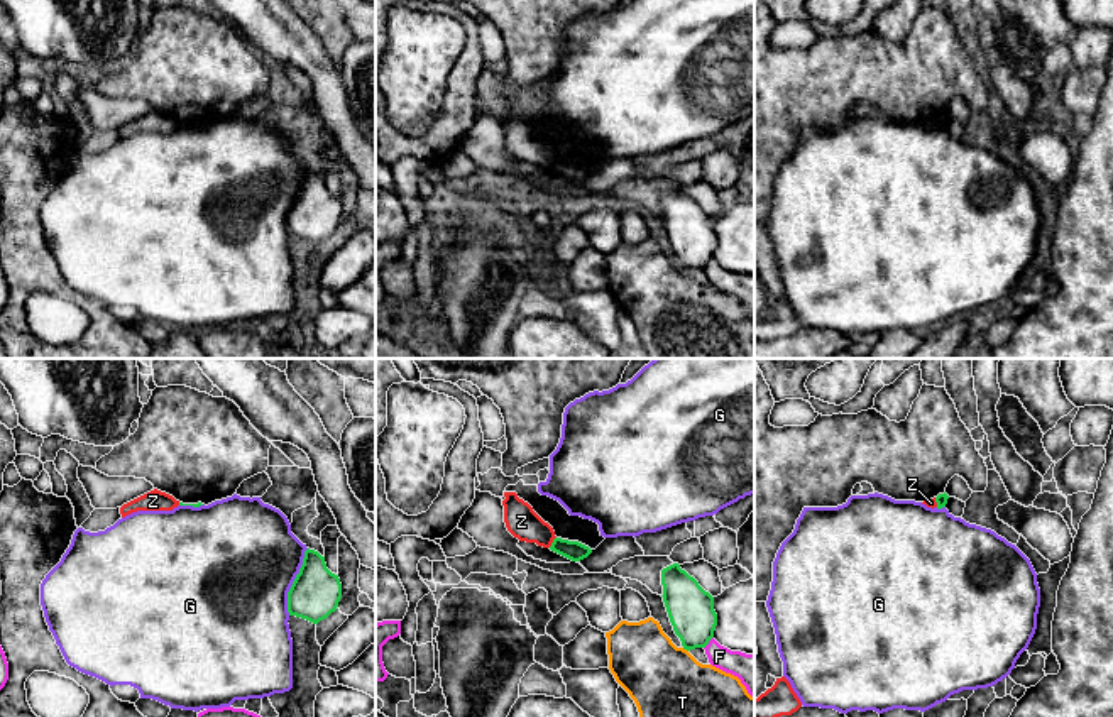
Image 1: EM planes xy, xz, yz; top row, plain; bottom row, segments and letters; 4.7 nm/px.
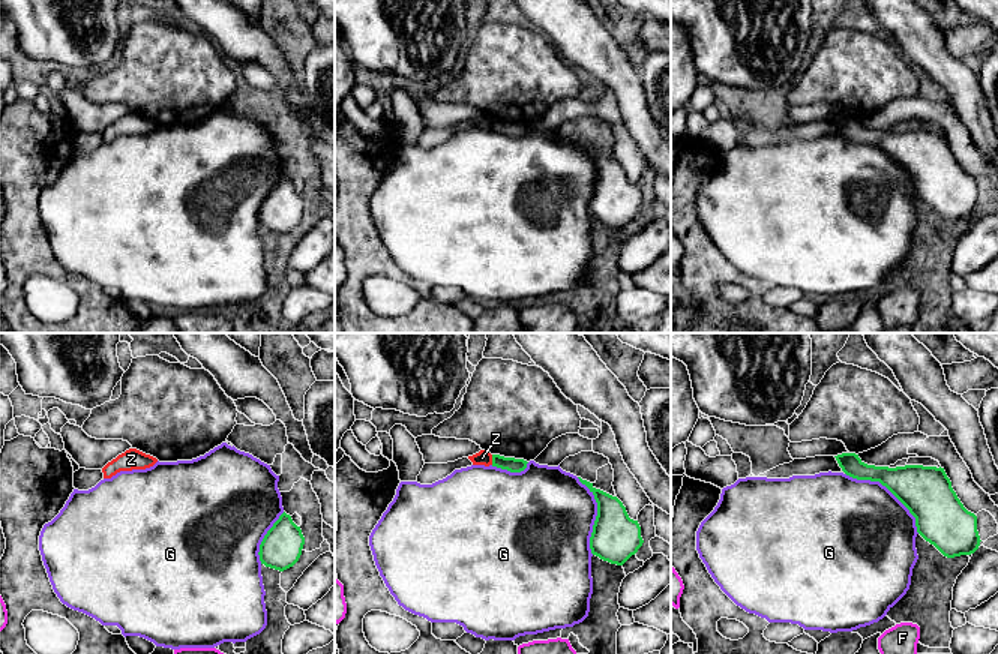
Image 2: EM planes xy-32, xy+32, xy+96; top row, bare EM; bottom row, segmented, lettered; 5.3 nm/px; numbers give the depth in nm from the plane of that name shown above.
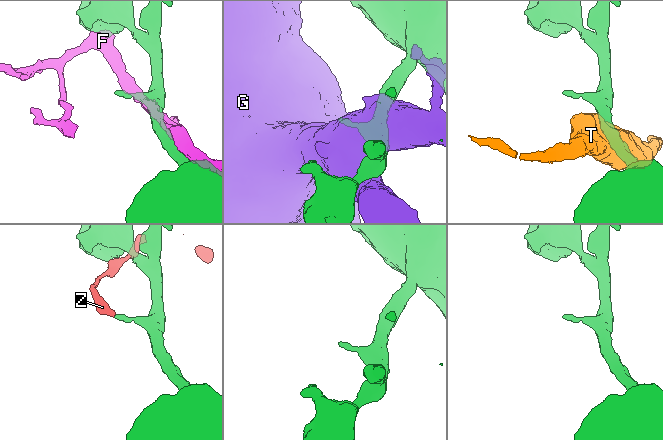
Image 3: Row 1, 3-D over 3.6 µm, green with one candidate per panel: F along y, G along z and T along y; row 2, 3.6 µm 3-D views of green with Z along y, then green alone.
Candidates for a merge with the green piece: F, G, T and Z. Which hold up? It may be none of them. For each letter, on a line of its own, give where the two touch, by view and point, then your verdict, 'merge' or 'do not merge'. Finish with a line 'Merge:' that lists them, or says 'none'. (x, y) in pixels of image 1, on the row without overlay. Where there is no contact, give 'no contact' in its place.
F: contact xz (707, 264); do not merge
G: contact xy (293, 203); do not merge
T: contact xz (685, 269); do not merge
Z: contact xz (553, 163); do not merge
Merge: none

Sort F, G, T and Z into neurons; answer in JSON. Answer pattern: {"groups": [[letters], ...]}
{"groups": [["F"], ["G"], ["T"], ["Z"]]}

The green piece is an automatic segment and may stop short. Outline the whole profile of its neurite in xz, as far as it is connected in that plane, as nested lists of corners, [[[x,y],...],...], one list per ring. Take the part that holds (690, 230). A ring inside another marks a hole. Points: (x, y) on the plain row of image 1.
[[[678,184],[661,191],[661,206],[670,244],[683,271],[705,269],[717,247],[714,218]]]

